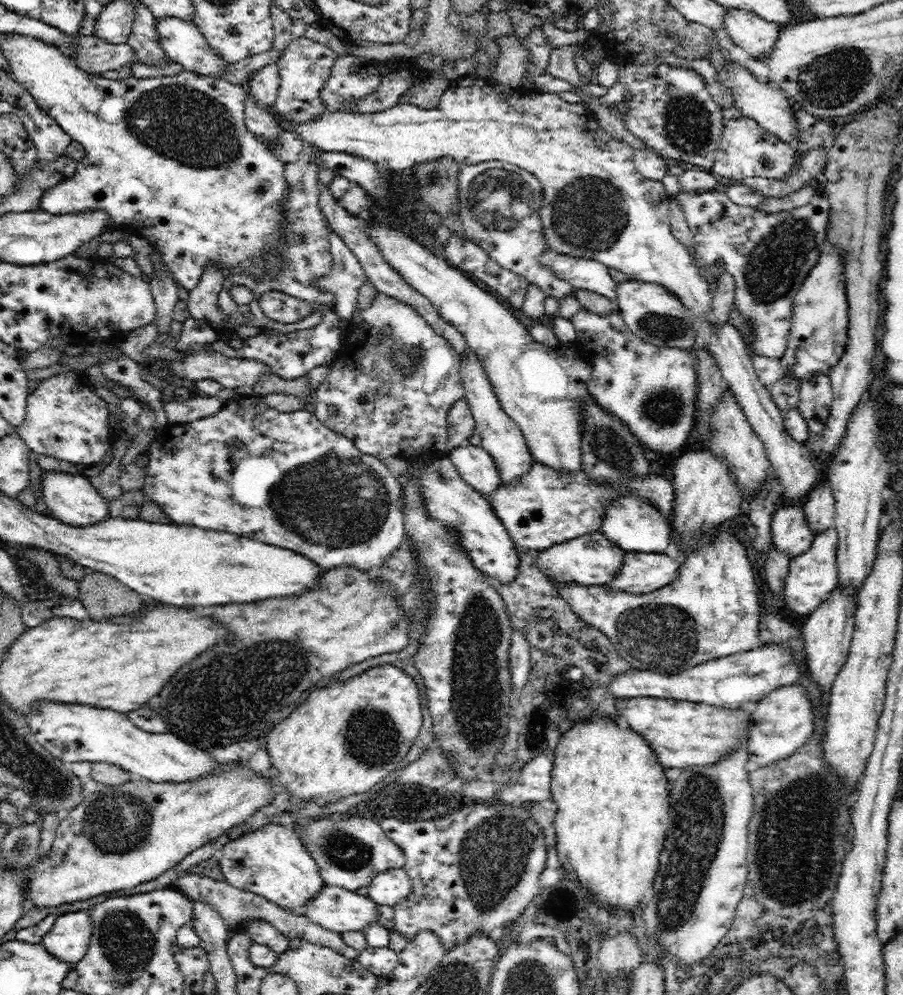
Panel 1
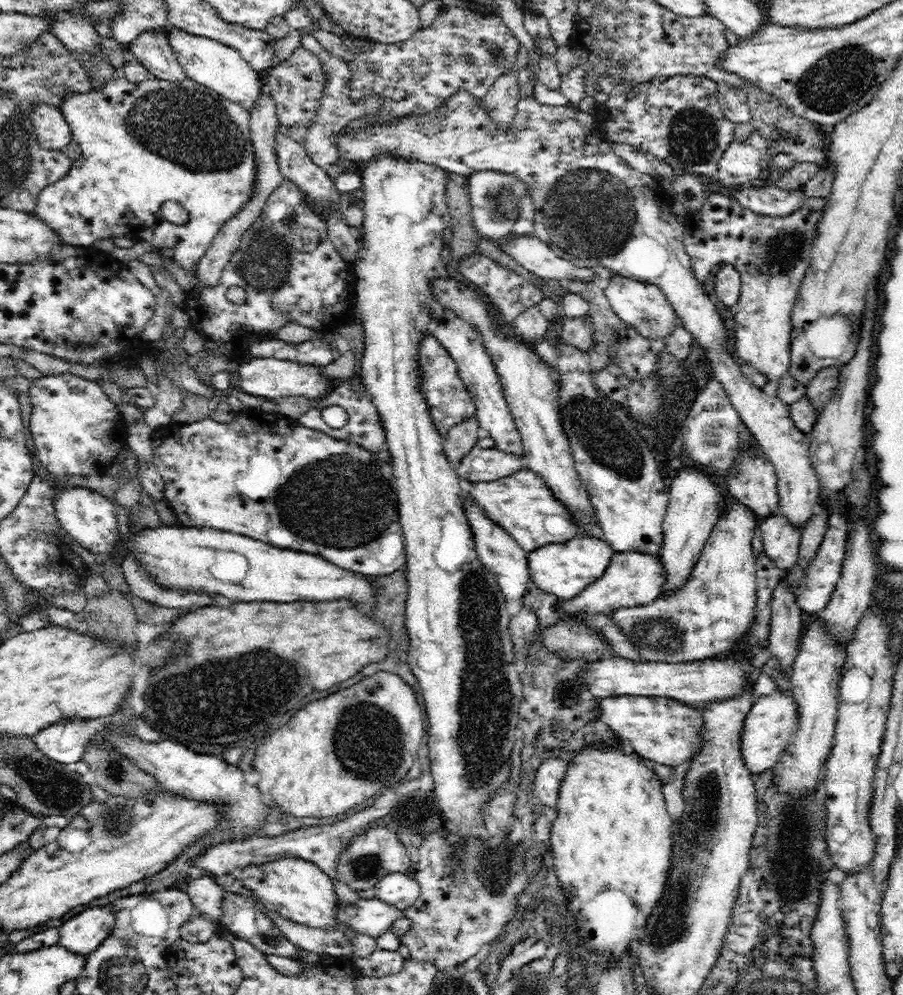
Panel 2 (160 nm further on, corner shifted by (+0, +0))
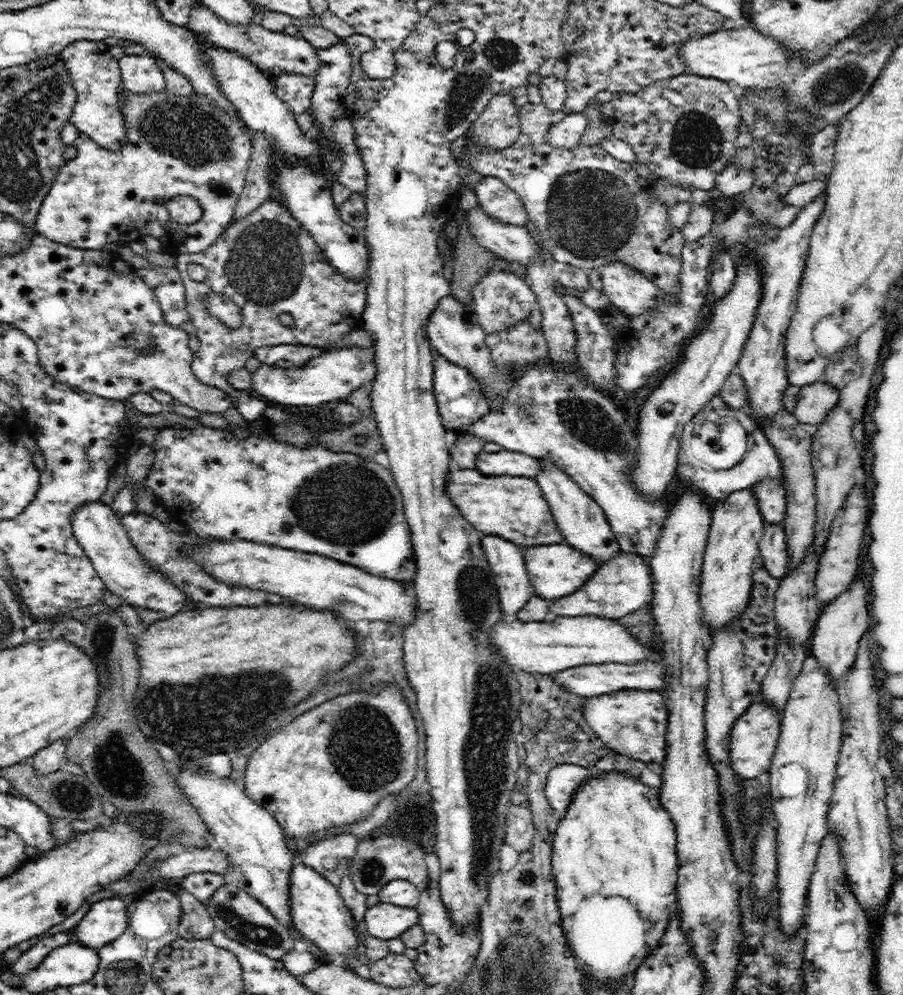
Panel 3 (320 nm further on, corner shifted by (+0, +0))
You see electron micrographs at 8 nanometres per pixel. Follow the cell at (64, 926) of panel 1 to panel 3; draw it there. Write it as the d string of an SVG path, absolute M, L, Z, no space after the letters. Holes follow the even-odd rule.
M113 897L92 904L84 918L75 926L80 944L98 950L118 938L128 926L129 899Z

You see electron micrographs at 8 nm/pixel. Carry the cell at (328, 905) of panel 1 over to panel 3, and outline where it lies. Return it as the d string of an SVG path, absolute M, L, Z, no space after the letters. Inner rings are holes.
M380 901L365 914L367 934L388 940L398 938L414 924L419 924L416 908L396 906Z

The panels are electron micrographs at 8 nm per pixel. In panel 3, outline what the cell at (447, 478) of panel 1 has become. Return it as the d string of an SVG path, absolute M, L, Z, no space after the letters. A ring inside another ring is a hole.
M490 534L482 536L481 550L495 574L503 616L505 619L515 619L516 614L535 594L526 574L524 552L516 544Z

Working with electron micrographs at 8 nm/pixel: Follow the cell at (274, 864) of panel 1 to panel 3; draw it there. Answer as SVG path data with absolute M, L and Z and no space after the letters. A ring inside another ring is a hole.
M299 861L292 864L289 885L290 915L297 936L313 944L316 952L325 960L343 962L356 950L360 931L352 911L341 898L336 886L324 878L315 868Z

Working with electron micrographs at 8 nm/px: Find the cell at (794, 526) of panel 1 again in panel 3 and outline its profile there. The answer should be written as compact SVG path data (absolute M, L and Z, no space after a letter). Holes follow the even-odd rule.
M764 523L763 536L759 542L759 555L762 557L763 567L770 576L782 579L789 572L790 557L782 523Z

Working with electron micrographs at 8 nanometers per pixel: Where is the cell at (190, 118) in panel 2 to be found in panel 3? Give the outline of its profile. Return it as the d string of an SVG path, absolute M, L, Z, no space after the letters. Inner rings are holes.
M126 90L124 96L119 96L119 104L120 112L124 116L124 131L126 131L124 146L112 152L96 144L96 141L92 140L88 135L78 131L77 137L73 142L77 148L77 155L60 168L60 172L52 183L52 188L50 188L44 200L42 200L34 230L54 242L81 249L98 250L110 242L127 245L133 240L140 241L144 237L154 237L160 241L163 250L167 250L173 255L194 254L206 250L206 248L216 242L216 239L223 233L226 226L230 224L232 216L234 216L234 210L244 188L246 171L248 170L251 158L252 130L240 118L235 117L236 112L227 112L227 110L220 108L211 98L199 94L195 90L192 90L192 94L188 94L188 96L176 96L167 90L162 90L162 92L146 92L146 94L136 94ZM180 195L193 196L198 199L200 207L202 207L202 216L194 224L183 225L177 223L172 220L170 213L168 213L168 206L171 205L171 201Z

